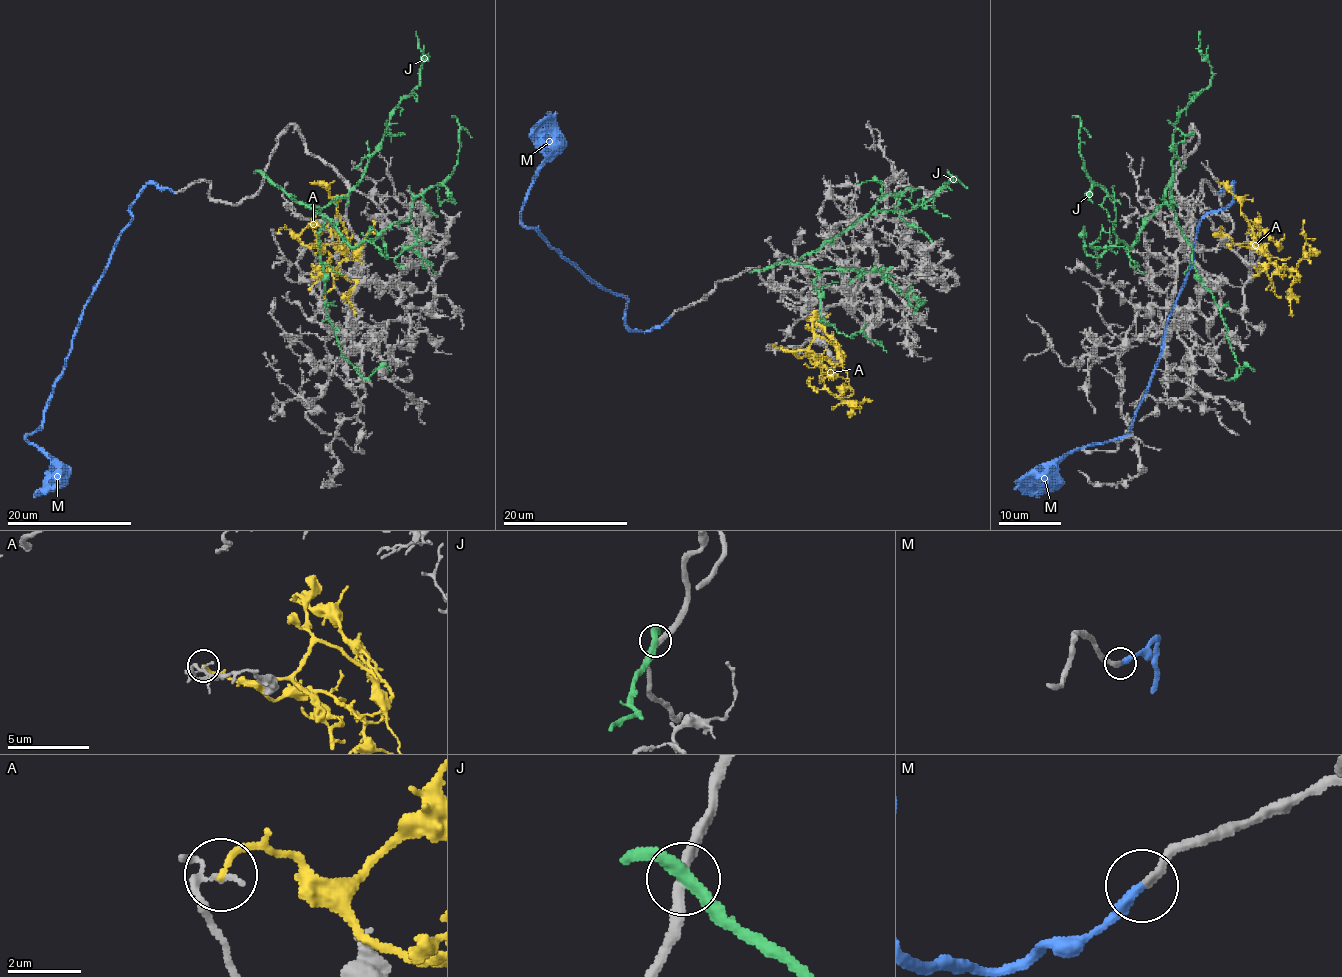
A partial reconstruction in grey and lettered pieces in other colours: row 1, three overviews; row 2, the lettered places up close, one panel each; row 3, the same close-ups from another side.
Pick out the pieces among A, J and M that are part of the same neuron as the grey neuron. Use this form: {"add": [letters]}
{"add": ["M"]}

